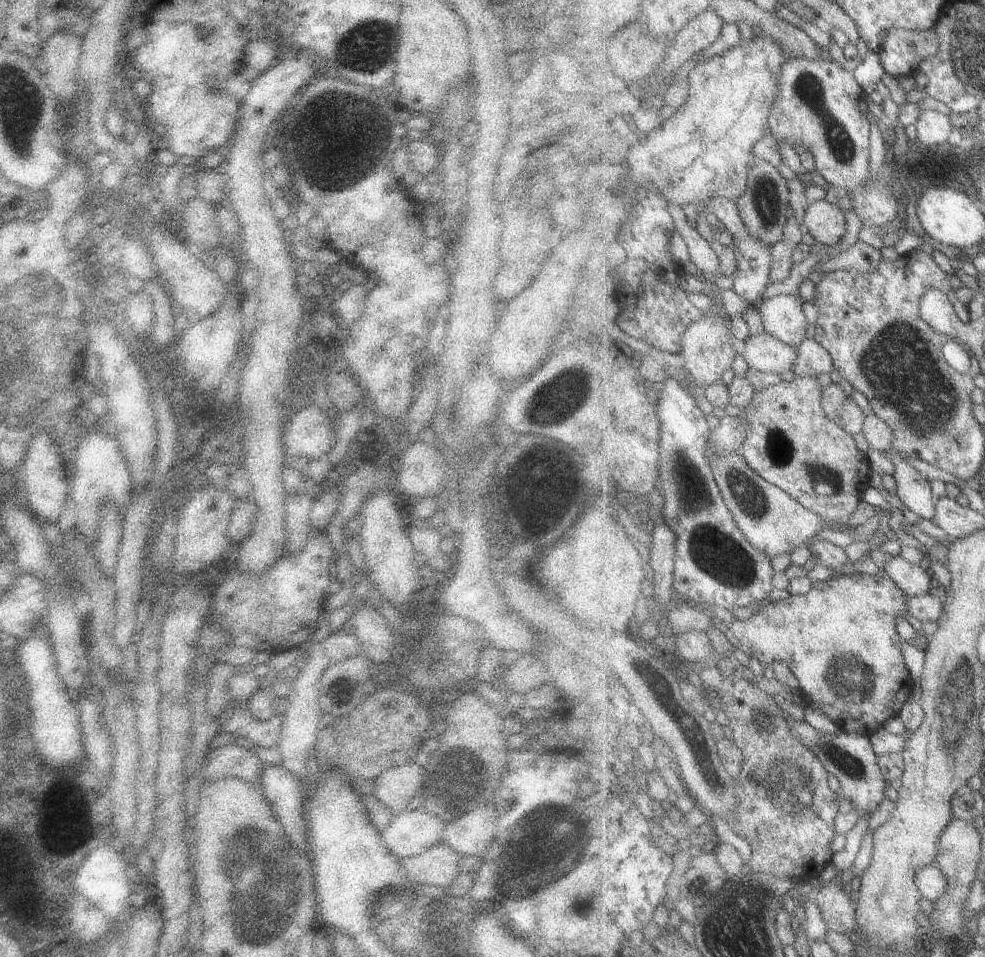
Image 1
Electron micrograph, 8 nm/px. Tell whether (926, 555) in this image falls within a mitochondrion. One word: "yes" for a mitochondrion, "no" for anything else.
no

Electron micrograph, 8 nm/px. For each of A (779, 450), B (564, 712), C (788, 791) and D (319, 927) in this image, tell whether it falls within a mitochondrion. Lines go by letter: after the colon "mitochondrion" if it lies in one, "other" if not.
A: mitochondrion
B: other
C: mitochondrion
D: other

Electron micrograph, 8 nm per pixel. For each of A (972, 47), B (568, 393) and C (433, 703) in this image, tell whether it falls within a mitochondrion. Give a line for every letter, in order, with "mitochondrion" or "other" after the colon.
A: mitochondrion
B: mitochondrion
C: other

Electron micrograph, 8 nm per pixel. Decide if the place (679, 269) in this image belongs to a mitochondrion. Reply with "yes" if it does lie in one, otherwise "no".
no

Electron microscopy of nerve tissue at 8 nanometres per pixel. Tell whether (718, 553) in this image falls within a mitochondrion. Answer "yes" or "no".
yes

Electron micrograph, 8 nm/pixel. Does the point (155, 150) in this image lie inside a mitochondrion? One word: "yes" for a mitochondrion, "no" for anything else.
no

